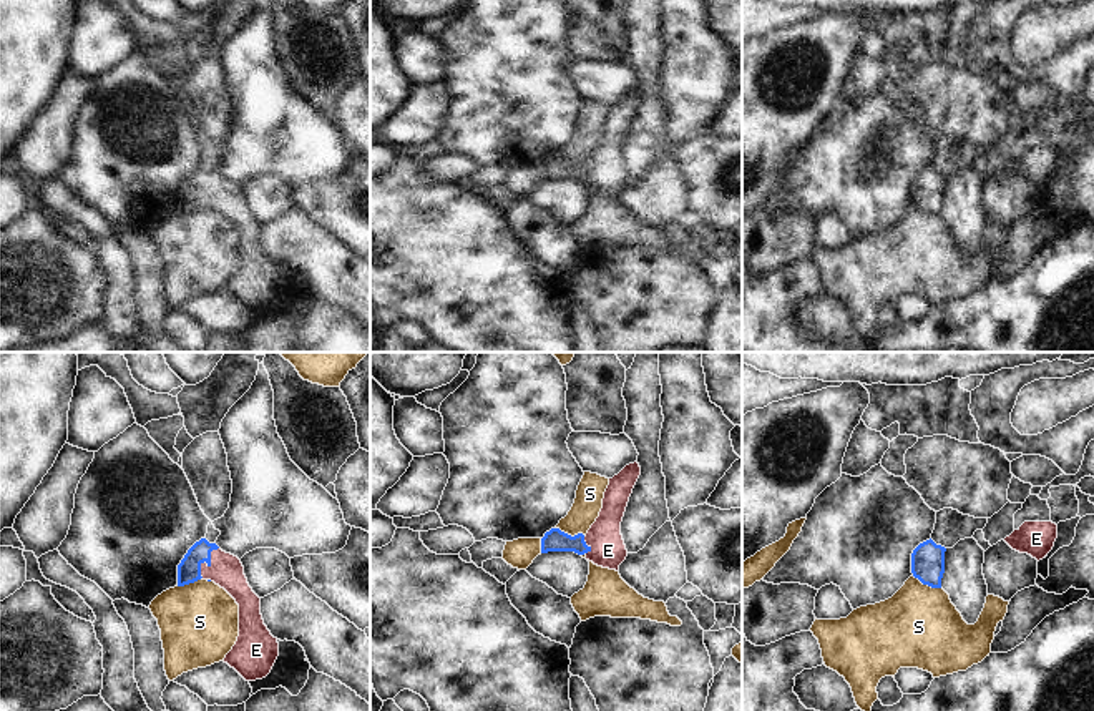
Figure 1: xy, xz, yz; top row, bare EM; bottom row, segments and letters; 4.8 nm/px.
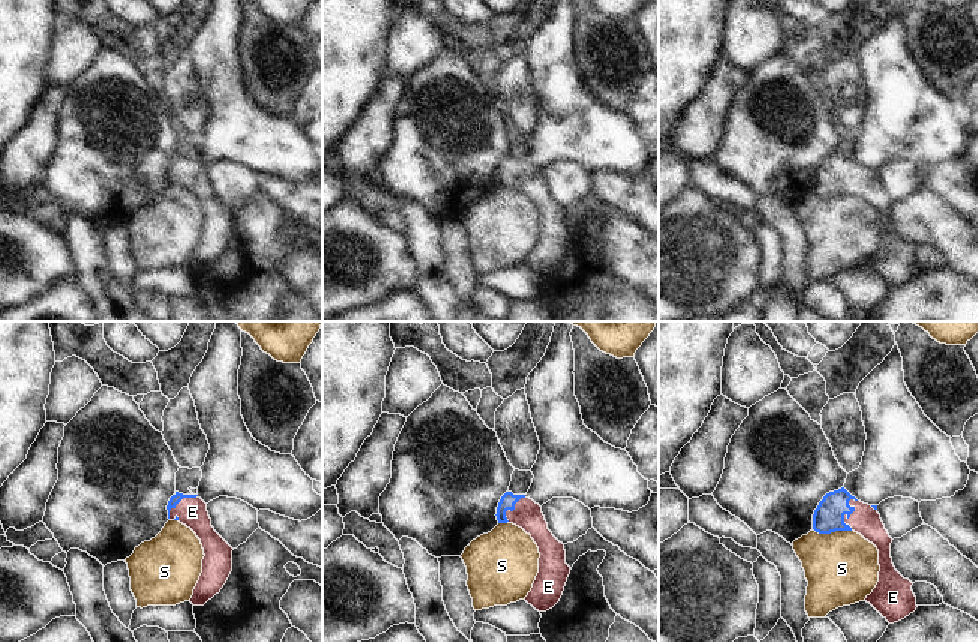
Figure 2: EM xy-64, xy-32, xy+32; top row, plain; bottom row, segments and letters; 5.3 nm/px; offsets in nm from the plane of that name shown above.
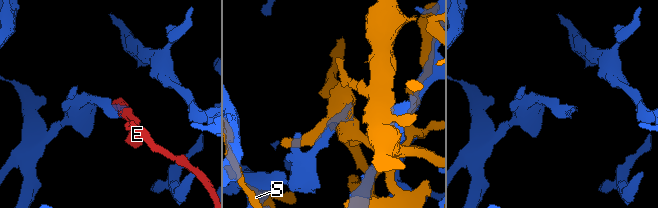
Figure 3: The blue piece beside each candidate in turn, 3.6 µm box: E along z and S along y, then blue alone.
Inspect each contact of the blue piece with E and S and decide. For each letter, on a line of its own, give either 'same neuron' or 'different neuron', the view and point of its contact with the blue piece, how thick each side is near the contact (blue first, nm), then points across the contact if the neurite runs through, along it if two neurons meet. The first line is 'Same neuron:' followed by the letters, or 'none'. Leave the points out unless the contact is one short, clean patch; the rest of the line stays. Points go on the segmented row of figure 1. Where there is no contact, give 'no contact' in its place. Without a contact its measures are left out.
Same neuron: E
E: same neuron; contact xy (208, 563); calibres 110 and 160 nm; way xy (190, 568), (200, 562), (208, 563), (226, 570)
S: different neuron; contact xz (570, 535); calibres 110 and 140 nm

